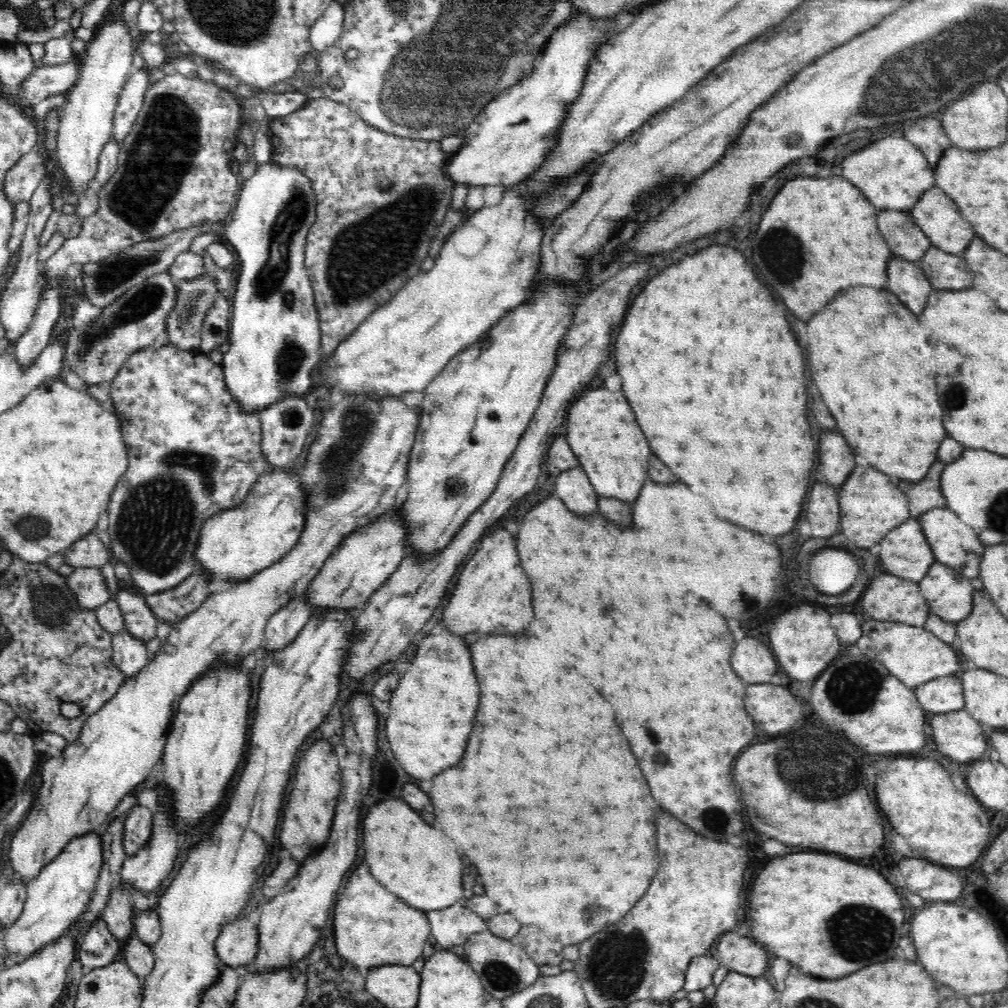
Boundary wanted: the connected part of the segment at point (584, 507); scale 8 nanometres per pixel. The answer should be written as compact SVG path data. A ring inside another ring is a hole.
M580 466L558 474L554 492L576 514L592 514L596 510L596 491Z

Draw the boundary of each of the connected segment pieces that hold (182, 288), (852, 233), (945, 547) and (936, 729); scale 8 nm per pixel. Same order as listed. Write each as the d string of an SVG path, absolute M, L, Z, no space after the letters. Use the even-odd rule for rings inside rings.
M209 271L189 281L186 279L175 281L175 286L177 286L177 295L173 309L165 318L165 337L170 345L179 348L179 350L196 349L201 343L200 332L203 327L203 320L206 318L208 310L212 308L212 304L221 296L221 291L216 287Z
M842 176L784 182L762 214L752 248L764 282L800 320L812 318L848 284L884 288L886 264L894 257L876 230L874 206Z
M932 508L924 515L920 515L917 521L938 562L952 567L966 578L979 576L980 563L986 546L980 542L972 528L960 521L960 518L947 508Z
M964 708L959 711L935 714L928 722L932 728L930 743L956 762L973 762L984 754L988 742L980 722Z

